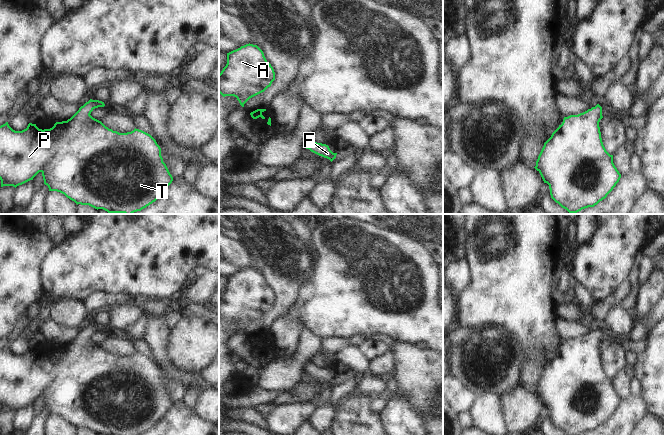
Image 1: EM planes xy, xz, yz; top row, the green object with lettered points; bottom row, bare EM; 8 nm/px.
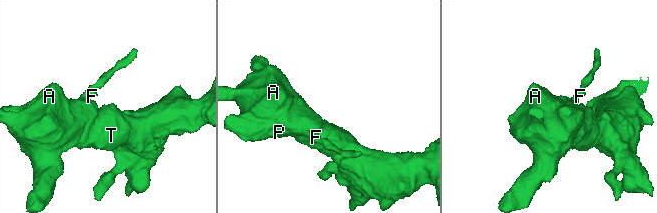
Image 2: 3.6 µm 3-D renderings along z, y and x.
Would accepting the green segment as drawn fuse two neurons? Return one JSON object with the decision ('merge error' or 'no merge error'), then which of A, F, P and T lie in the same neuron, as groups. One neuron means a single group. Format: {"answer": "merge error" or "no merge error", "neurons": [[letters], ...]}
{"answer": "no merge error", "neurons": [["A", "F", "P", "T"]]}

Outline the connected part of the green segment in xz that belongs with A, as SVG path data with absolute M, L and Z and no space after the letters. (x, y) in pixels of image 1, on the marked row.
M246 44L227 53L227 64L219 74L219 93L234 96L240 105L264 92L275 80L275 72L263 51Z

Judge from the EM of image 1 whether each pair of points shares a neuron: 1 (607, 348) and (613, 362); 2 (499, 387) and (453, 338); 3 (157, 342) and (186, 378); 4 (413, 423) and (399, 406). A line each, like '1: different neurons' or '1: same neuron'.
1: same neuron
2: same neuron
3: same neuron
4: same neuron

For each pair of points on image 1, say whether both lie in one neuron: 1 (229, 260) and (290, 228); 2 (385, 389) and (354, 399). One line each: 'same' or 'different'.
1: different
2: different

